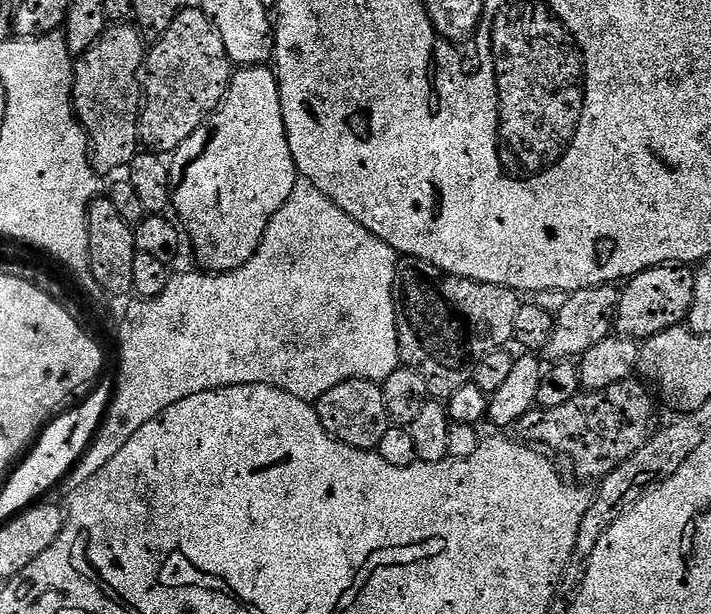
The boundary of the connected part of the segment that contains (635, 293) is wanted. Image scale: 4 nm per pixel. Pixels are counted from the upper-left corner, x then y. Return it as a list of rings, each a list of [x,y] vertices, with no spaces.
[[[665,266],[651,268],[633,276],[623,285],[616,311],[615,331],[621,336],[630,336],[637,342],[650,339],[662,330],[681,327],[687,321],[688,311],[694,302],[693,269],[688,266]]]

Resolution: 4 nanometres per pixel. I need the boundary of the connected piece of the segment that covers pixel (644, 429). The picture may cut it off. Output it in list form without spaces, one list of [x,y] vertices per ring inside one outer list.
[[[639,379],[623,380],[614,386],[606,386],[606,390],[579,394],[554,409],[536,406],[517,421],[514,425],[514,432],[521,441],[529,445],[543,446],[549,453],[561,452],[576,467],[577,474],[589,482],[593,476],[607,472],[608,468],[616,464],[616,461],[623,460],[624,456],[628,456],[630,452],[635,451],[640,444],[644,443],[644,438],[651,427],[652,408],[648,399],[649,397],[644,396]]]

